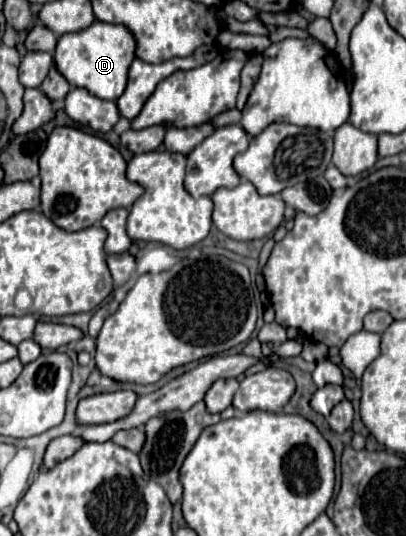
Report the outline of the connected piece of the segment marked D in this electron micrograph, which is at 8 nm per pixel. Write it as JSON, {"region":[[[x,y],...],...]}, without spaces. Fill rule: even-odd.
{"region":[[[95,21],[83,31],[65,33],[59,37],[55,49],[55,65],[73,87],[83,87],[89,93],[95,93],[95,97],[117,101],[125,91],[127,71],[135,59],[135,49],[137,41],[125,25]]]}

